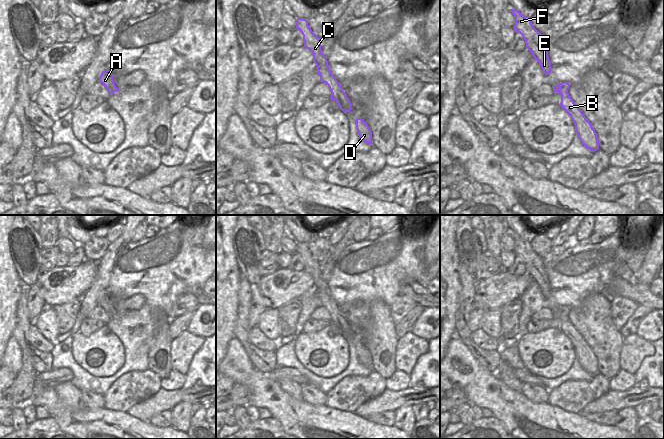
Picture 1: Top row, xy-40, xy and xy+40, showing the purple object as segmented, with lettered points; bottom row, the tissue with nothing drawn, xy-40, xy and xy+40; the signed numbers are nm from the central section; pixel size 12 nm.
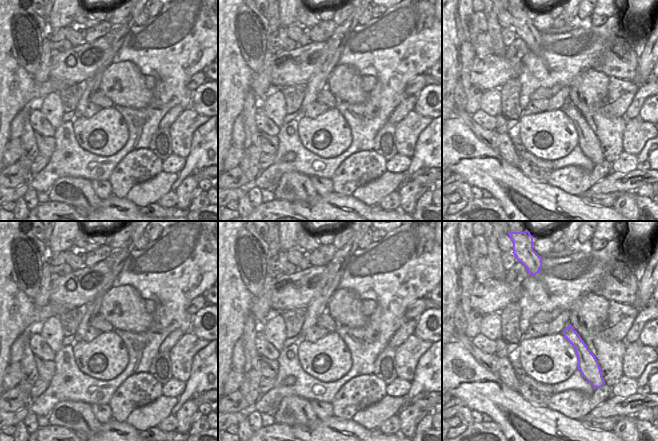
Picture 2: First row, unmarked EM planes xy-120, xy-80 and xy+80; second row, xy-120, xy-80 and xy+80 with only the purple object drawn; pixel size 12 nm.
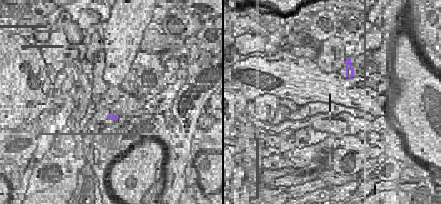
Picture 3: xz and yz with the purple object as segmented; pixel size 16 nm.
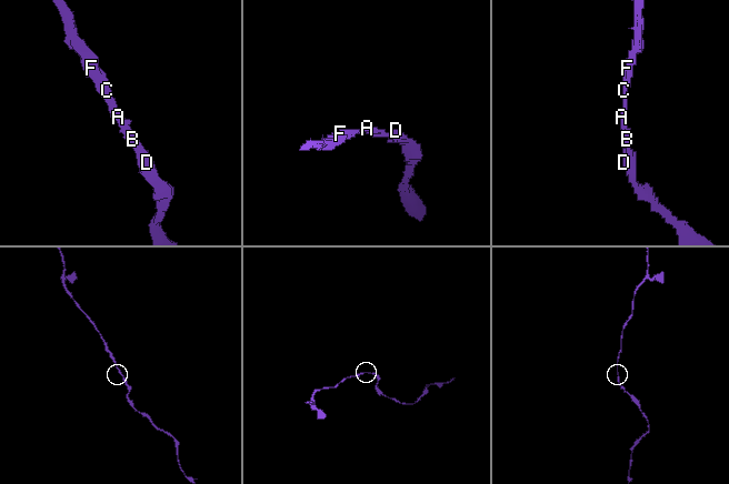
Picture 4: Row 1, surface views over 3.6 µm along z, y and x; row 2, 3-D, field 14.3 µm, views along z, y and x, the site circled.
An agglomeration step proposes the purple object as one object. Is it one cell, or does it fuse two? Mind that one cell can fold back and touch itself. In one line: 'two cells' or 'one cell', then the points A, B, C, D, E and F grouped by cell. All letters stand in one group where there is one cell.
one cell; A B C D E F

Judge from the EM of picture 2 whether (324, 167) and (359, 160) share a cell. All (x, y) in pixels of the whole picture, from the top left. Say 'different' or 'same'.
different

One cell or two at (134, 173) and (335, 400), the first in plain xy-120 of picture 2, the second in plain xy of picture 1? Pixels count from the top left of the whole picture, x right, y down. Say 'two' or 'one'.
one

